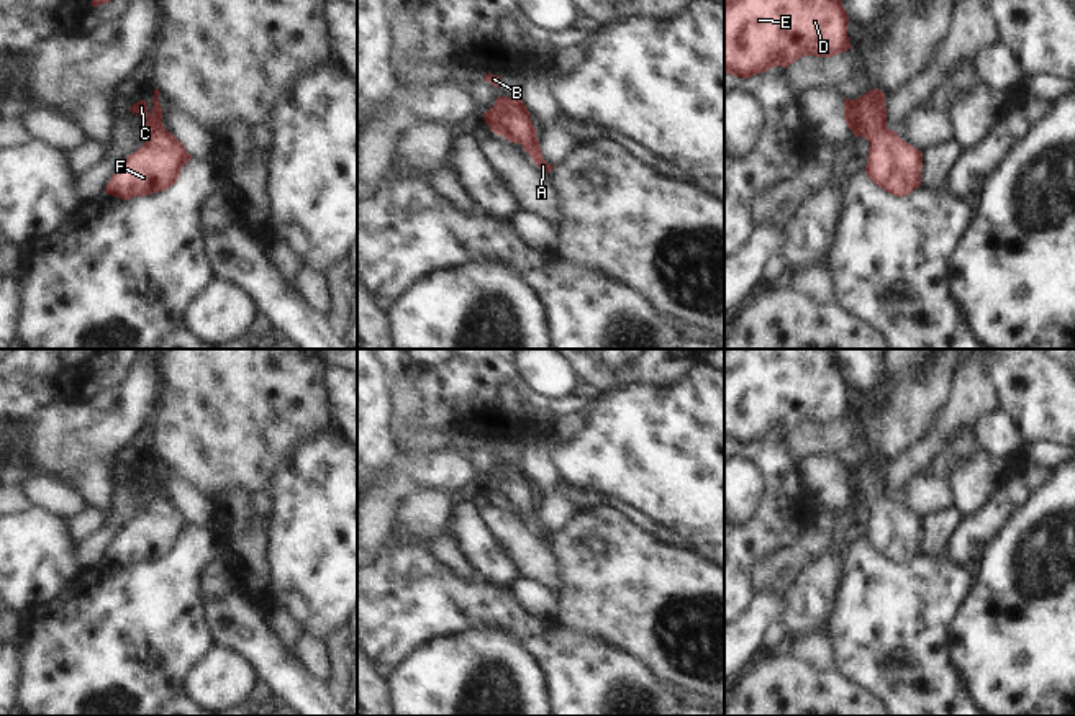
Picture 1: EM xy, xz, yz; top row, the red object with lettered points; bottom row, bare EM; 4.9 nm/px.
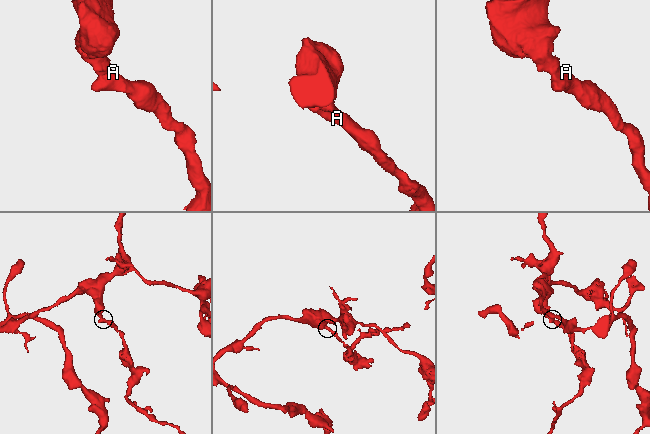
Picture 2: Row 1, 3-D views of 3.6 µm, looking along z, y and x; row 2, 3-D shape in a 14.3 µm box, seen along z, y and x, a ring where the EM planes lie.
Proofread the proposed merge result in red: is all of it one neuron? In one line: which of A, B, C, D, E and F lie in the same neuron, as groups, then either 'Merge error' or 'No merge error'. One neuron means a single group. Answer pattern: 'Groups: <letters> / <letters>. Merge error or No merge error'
Groups: A B C D E F. No merge error.

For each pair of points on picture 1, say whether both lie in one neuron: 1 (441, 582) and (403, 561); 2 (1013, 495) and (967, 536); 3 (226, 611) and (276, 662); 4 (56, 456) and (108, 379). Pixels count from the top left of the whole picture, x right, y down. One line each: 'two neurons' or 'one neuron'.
1: one neuron
2: one neuron
3: one neuron
4: two neurons

